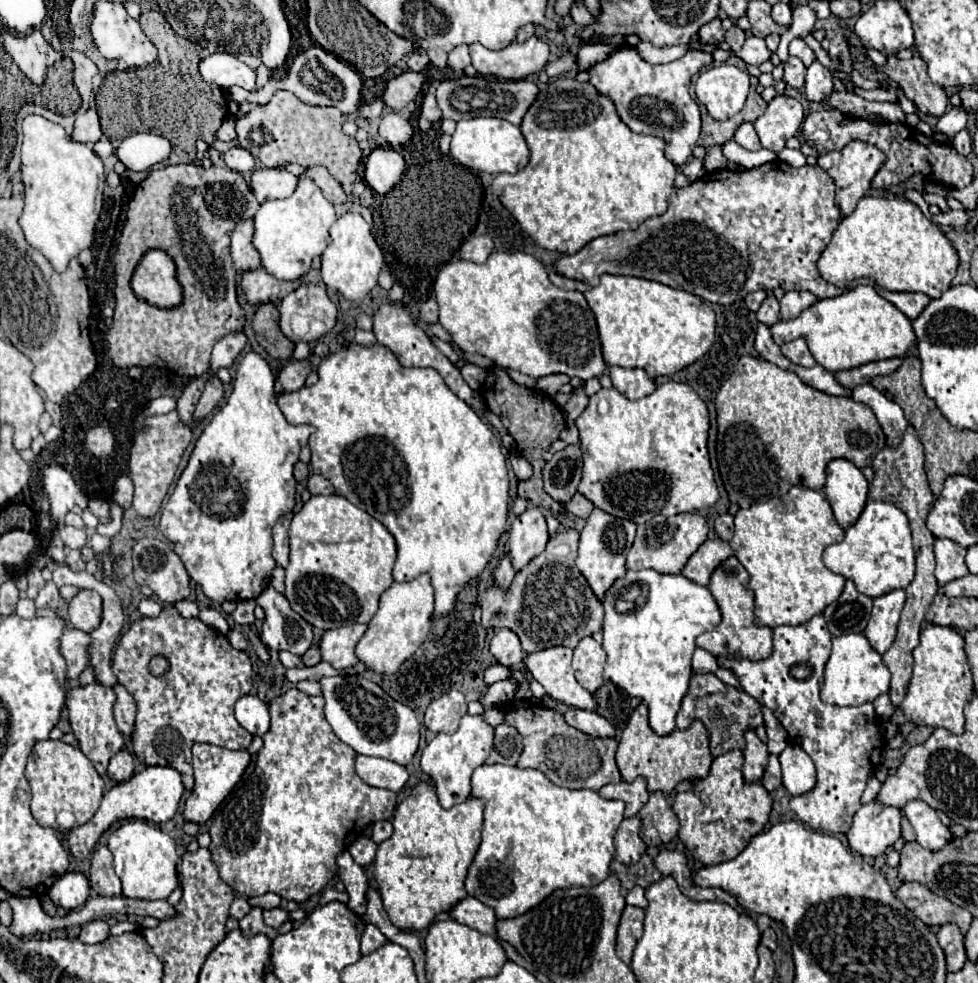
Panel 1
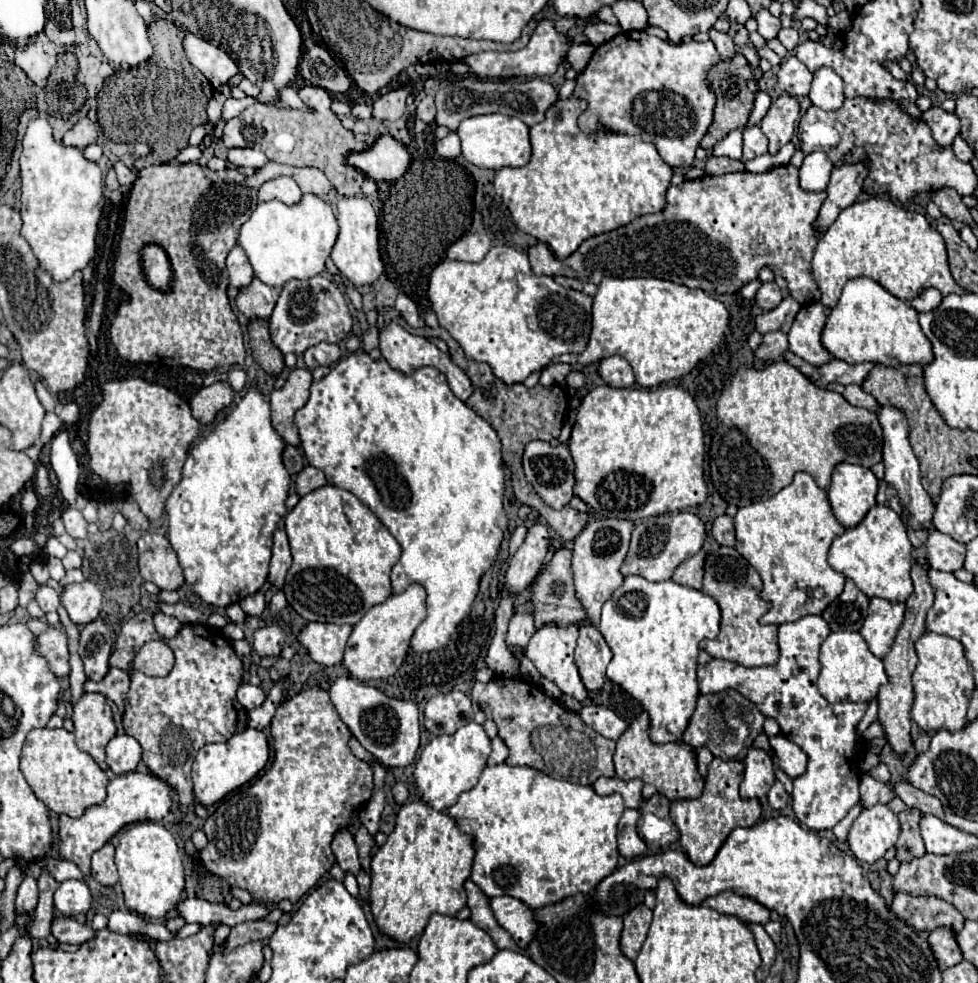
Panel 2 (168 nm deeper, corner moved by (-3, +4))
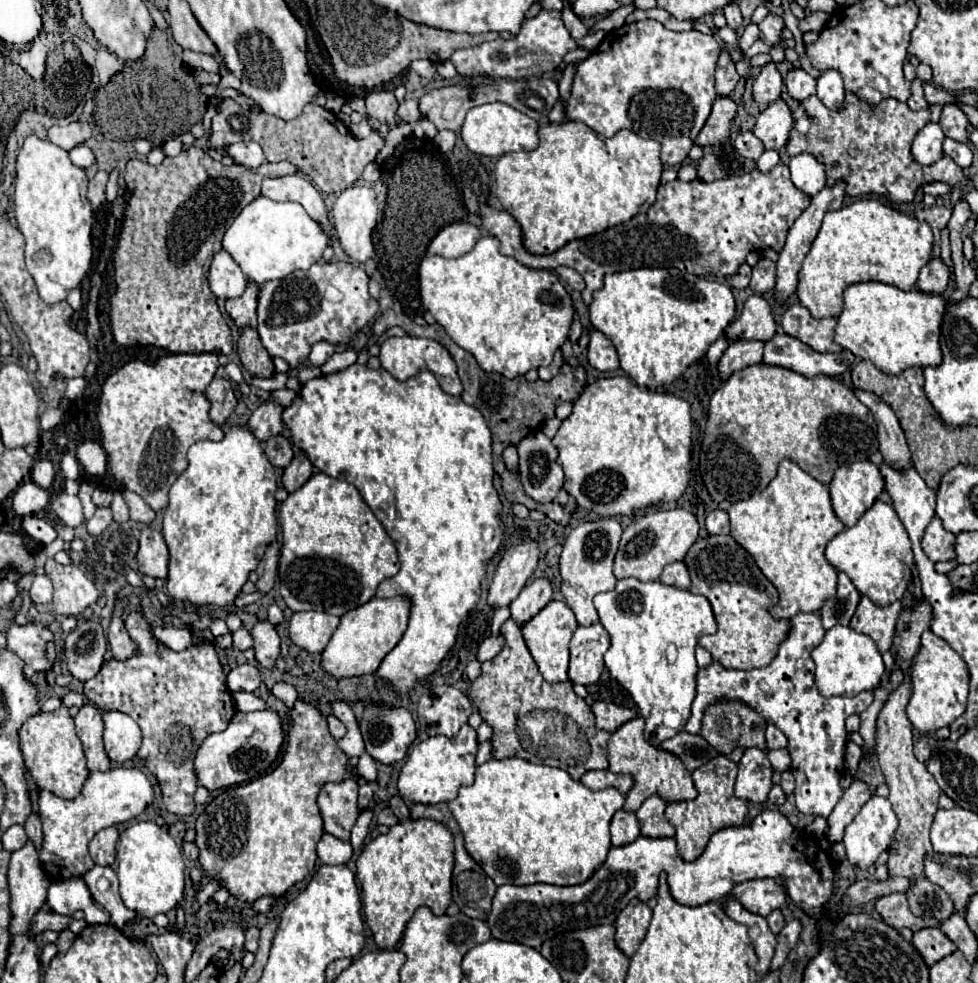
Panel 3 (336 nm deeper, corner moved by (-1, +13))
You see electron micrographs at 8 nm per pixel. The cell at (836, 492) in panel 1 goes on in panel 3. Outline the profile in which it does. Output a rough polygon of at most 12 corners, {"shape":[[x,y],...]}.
{"shape":[[874,463],[840,465],[828,489],[834,513],[852,527],[878,499]]}

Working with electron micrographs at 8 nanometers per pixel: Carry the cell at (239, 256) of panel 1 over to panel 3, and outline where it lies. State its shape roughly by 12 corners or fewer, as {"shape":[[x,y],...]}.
{"shape":[[224,249],[214,255],[208,281],[218,299],[240,297],[248,285]]}

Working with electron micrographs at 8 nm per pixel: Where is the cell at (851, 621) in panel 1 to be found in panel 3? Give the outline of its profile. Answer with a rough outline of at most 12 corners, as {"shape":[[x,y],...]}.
{"shape":[[846,573],[838,575],[838,593],[820,609],[824,629],[848,625],[858,589]]}

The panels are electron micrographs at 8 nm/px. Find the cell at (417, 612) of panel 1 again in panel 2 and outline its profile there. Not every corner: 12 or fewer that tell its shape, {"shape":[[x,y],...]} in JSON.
{"shape":[[412,584],[352,626],[342,658],[358,680],[394,676],[424,618]]}

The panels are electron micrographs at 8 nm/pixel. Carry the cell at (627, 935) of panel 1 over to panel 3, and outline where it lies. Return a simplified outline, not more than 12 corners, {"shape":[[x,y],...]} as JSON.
{"shape":[[632,899],[616,917],[616,945],[632,957],[652,909]]}

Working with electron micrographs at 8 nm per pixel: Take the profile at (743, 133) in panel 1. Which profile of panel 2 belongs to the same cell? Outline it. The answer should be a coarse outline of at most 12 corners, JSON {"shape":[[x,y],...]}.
{"shape":[[758,126],[744,132],[742,162],[768,152],[768,140]]}

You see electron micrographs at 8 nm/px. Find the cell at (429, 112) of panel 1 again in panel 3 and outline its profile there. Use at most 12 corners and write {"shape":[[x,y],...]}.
{"shape":[[408,97],[400,103],[398,115],[404,121],[416,121],[422,113],[418,99]]}

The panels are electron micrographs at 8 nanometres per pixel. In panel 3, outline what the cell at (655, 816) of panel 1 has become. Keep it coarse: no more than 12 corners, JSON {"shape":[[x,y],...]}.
{"shape":[[650,795],[636,811],[642,835],[674,837],[666,801]]}

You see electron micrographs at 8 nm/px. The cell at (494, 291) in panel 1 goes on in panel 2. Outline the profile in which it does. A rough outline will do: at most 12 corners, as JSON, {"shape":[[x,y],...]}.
{"shape":[[526,252],[442,260],[440,326],[506,384],[588,344],[592,298]]}

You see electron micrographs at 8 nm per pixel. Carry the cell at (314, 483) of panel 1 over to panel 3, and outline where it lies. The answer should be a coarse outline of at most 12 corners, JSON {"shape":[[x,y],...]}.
{"shape":[[306,455],[284,469],[282,485],[288,493],[302,487],[314,473]]}

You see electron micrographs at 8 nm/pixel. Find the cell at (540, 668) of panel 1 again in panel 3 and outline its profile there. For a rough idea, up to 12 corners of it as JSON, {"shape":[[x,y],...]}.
{"shape":[[550,601],[522,625],[546,681],[568,681],[568,643],[578,623]]}

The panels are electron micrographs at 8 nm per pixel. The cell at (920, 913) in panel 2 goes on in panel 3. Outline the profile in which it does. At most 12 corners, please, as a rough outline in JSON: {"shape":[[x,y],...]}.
{"shape":[[890,893],[876,901],[876,911],[886,923],[920,931],[940,927],[934,917],[910,911],[906,893]]}

